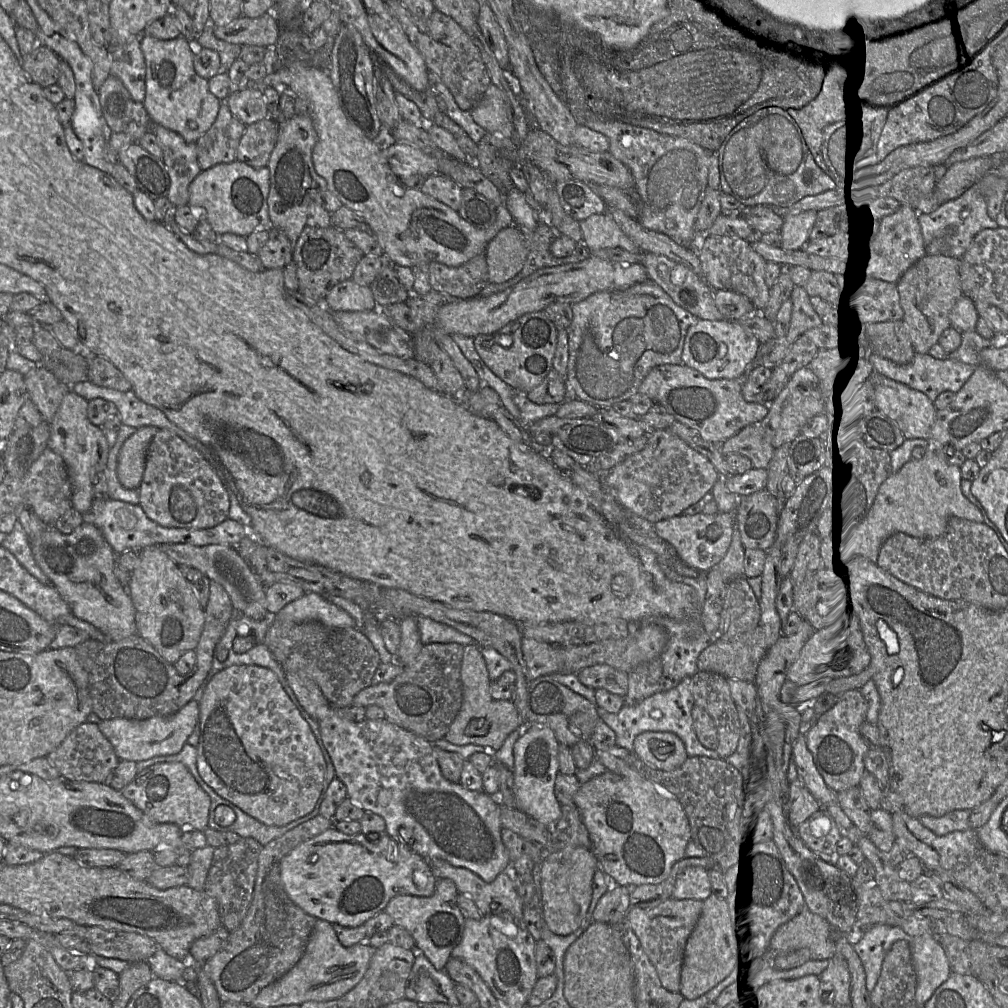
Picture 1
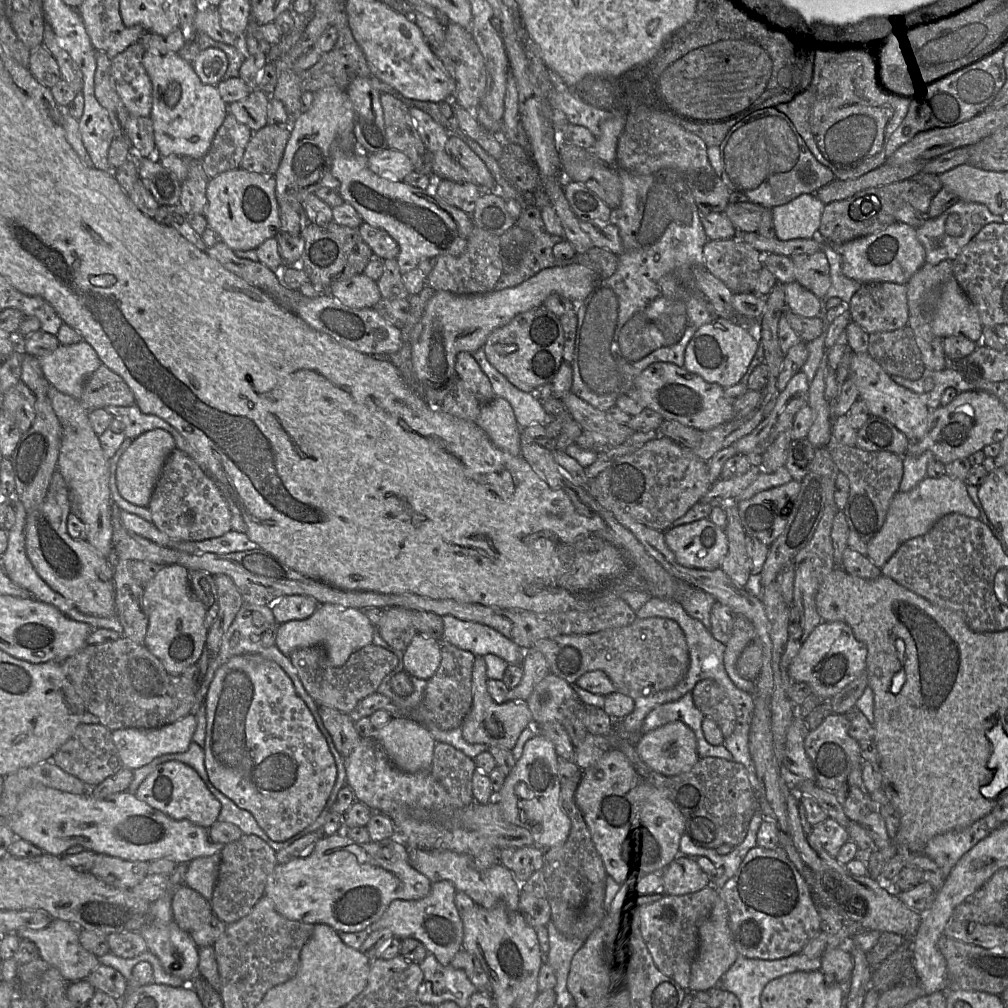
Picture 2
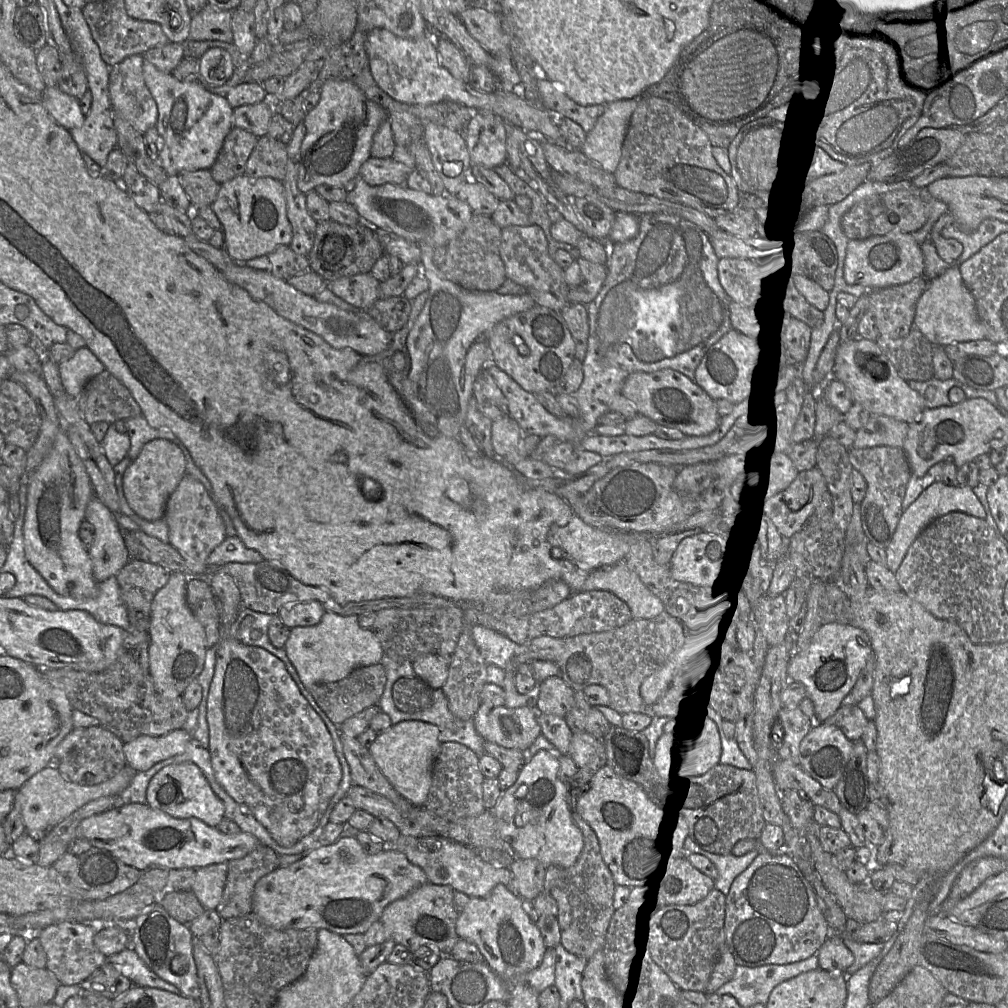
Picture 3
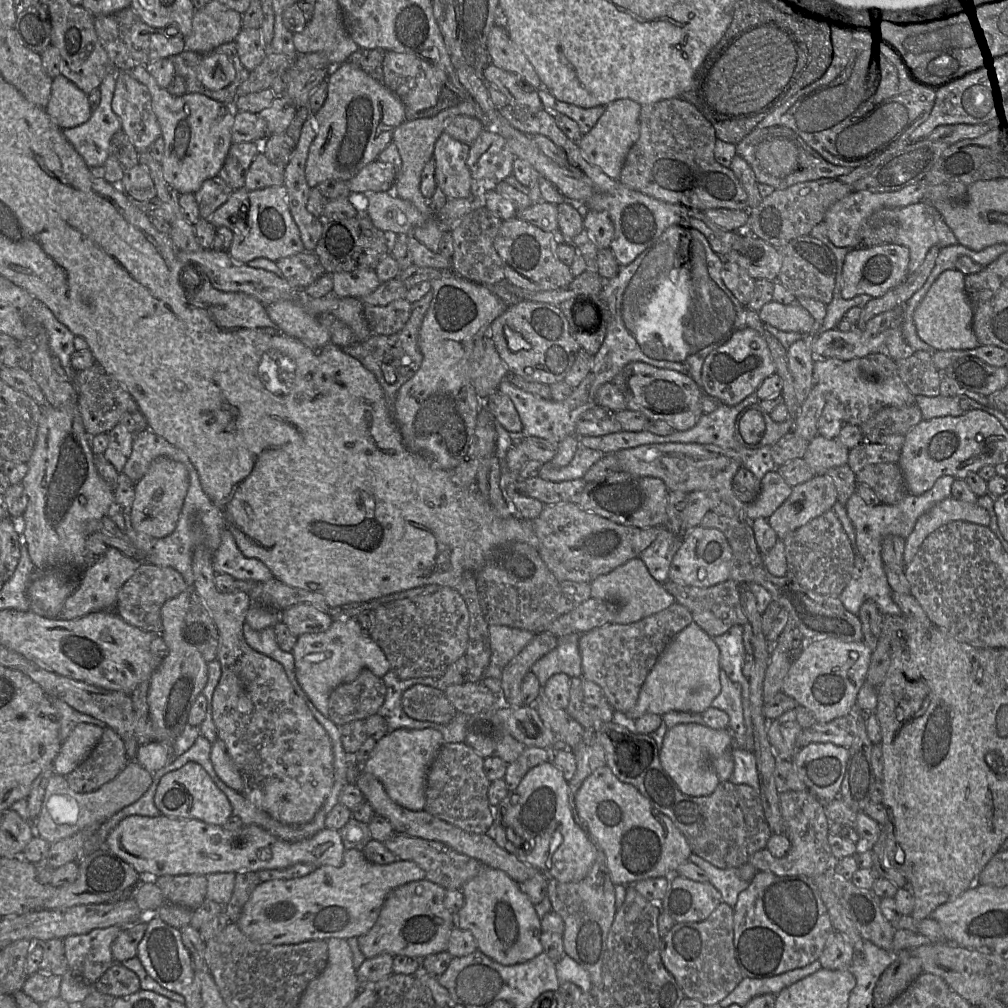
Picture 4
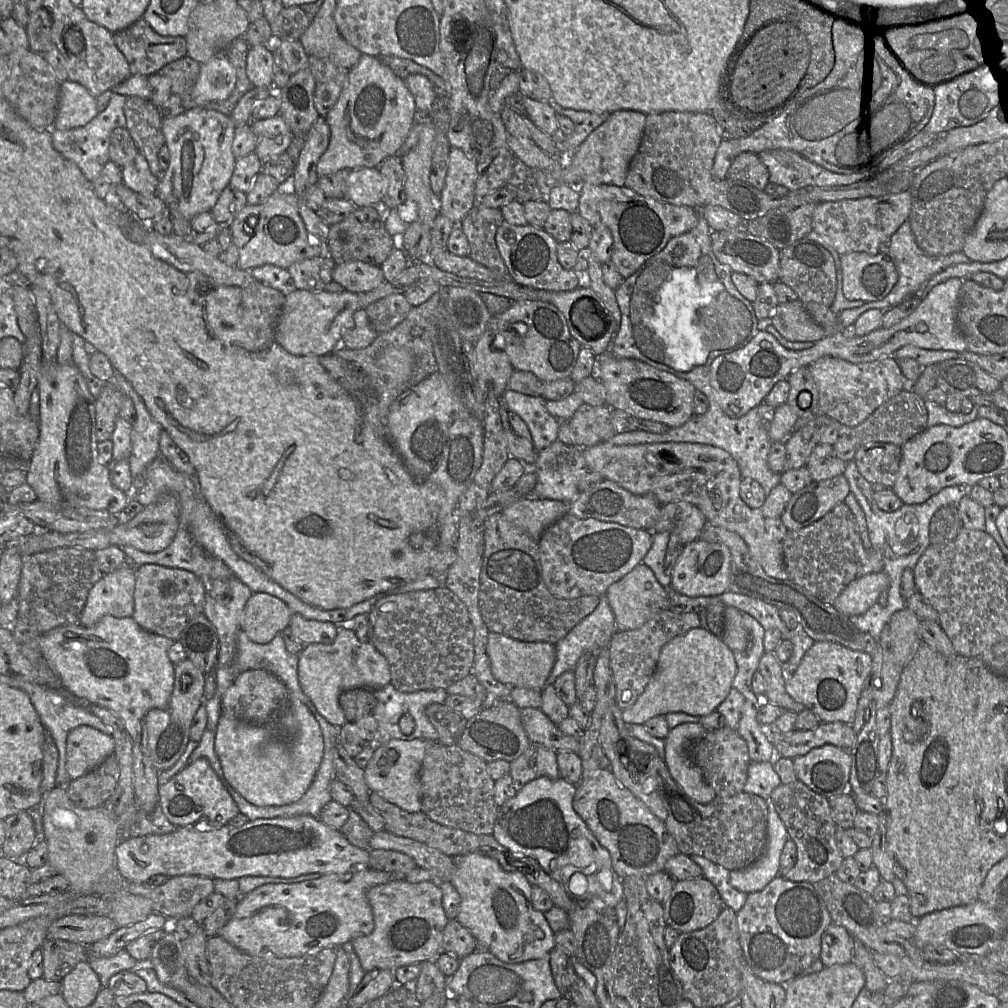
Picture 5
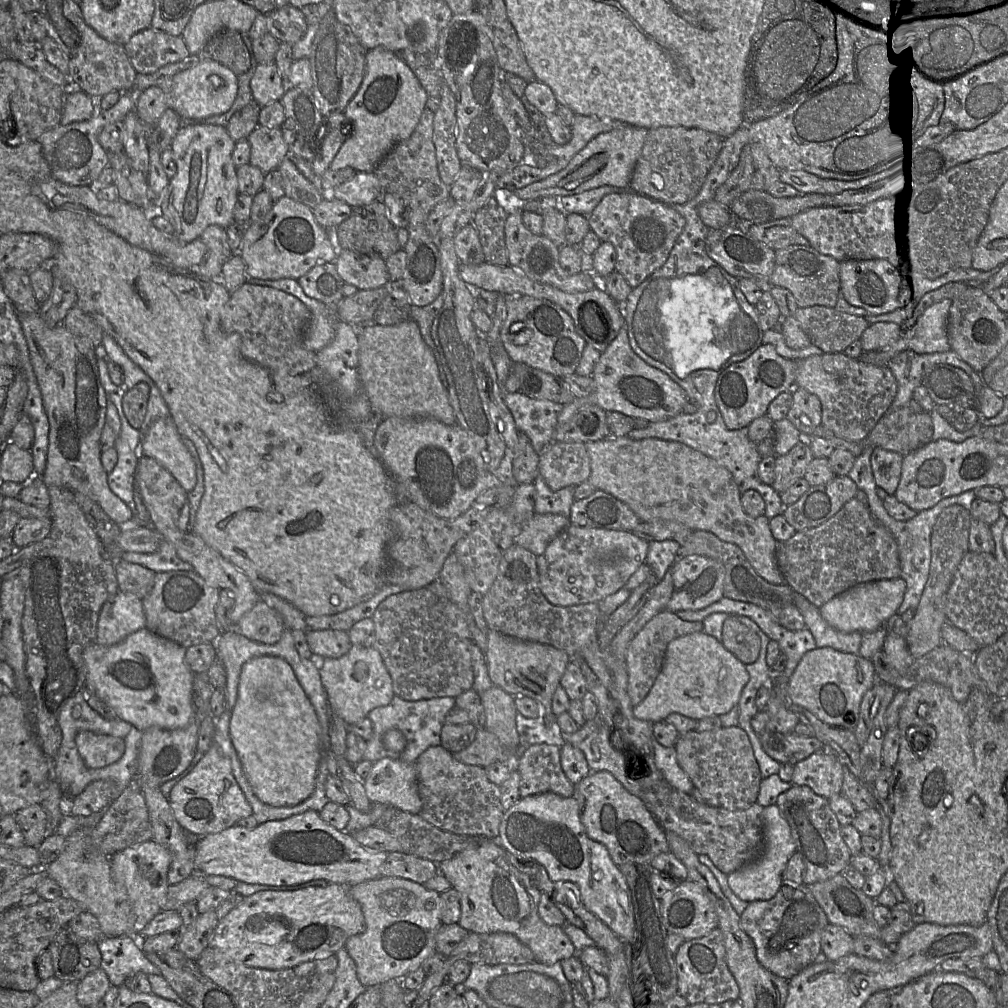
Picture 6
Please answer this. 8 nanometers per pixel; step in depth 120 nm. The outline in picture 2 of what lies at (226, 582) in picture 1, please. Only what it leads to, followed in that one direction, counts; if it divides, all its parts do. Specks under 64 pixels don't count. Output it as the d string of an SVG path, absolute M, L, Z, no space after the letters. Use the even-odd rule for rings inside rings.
M113 501L111 511L113 516L112 541L116 560L148 561L161 566L178 562L179 550L156 544L127 530L121 522L120 511L119 506Z

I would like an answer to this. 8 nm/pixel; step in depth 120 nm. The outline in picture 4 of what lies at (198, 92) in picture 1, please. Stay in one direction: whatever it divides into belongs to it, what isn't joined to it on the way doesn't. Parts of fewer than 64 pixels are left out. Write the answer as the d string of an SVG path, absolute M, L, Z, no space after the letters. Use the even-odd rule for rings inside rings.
M143 65L128 72L149 90L164 140L161 165L165 180L180 194L194 194L205 180L217 176L223 166L232 144L231 134L235 119L233 107L199 93L187 92L182 96L173 96L157 84Z

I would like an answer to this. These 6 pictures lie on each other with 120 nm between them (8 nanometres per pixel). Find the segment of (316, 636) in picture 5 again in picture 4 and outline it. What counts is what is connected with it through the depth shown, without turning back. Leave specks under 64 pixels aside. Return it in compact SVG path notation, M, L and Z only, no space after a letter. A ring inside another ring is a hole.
M297 604L281 611L281 621L296 637L306 633L321 633L330 628L333 618L311 604Z

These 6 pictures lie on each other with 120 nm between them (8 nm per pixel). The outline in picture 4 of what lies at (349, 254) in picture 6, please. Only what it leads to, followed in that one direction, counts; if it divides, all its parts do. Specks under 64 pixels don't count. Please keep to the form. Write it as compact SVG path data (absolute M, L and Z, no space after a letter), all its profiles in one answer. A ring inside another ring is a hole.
M359 269L332 274L332 293L340 298L357 298L372 293L381 284L375 270Z

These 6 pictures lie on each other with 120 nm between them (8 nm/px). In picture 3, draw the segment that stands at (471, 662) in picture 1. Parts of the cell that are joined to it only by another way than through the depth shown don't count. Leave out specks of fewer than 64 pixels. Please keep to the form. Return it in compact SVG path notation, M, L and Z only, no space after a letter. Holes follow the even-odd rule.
M480 703L473 720L477 733L485 741L526 751L541 735L537 715L536 709L530 707L493 707Z

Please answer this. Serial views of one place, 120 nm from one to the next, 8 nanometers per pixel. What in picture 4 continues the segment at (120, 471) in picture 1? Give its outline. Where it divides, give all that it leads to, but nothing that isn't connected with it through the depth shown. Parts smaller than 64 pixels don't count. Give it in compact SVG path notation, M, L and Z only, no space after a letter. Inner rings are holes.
M167 457L156 458L145 475L134 486L131 522L137 532L153 538L164 538L176 528L189 487L189 475L184 464Z

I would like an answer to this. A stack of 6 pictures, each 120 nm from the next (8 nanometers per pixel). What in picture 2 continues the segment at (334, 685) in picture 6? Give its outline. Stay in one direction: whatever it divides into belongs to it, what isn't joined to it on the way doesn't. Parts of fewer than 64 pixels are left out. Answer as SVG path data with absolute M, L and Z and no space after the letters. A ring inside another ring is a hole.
M321 604L307 619L278 624L275 646L287 657L297 649L321 646L325 649L330 664L340 667L347 662L352 653L373 643L375 630L376 626L370 623L361 610Z

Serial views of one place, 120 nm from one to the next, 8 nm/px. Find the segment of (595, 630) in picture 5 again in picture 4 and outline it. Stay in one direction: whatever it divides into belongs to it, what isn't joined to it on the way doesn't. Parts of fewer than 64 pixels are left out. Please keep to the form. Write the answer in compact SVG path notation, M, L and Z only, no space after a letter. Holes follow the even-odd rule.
M571 633L557 637L557 646L542 656L531 668L541 687L545 686L549 678L558 673L565 673L570 678L582 674L582 659L579 650L581 634Z

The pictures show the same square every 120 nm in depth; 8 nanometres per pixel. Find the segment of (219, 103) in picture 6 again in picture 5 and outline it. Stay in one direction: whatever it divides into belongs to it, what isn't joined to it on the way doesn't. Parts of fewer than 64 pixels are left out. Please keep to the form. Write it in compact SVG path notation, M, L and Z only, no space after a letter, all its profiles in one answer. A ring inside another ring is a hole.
M224 53L201 64L191 95L203 101L225 100L236 84L236 71Z

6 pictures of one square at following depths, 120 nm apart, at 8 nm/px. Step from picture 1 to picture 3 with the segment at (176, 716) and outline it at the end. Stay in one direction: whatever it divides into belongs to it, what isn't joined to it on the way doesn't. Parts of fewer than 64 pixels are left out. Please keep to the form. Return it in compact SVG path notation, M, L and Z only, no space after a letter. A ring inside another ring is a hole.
M179 728L162 736L141 735L123 745L126 765L137 772L146 771L156 763L182 754L191 734Z

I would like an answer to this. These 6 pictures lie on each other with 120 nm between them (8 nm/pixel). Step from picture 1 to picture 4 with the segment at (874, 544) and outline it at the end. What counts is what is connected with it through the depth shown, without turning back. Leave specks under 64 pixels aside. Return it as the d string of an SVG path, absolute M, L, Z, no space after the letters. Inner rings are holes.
M948 497L937 503L932 509L916 521L911 534L905 539L903 561L909 564L918 548L929 534L952 521L967 521L989 526L990 516L978 503L967 503Z

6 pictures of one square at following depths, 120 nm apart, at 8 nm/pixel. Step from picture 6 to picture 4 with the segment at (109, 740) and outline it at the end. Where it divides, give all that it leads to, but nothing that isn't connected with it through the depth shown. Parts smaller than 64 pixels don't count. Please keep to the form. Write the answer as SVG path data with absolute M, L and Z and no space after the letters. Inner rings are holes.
M80 723L62 743L61 749L52 763L53 771L66 776L81 764L101 739L103 729L98 726Z

